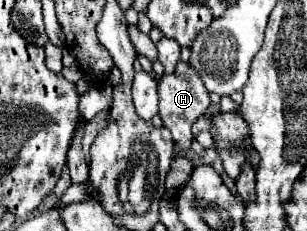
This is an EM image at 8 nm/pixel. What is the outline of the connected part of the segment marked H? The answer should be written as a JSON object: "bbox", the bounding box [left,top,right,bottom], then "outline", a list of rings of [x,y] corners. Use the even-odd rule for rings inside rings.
{"bbox":[158,60,210,150],"outline":[[[180,60],[172,74],[164,74],[160,78],[160,82],[158,82],[158,96],[160,96],[160,118],[164,120],[164,126],[170,128],[176,146],[180,146],[182,150],[188,150],[190,142],[192,142],[190,128],[206,112],[206,108],[210,106],[208,92],[204,88],[202,80],[198,78],[198,72],[190,64]]]}

